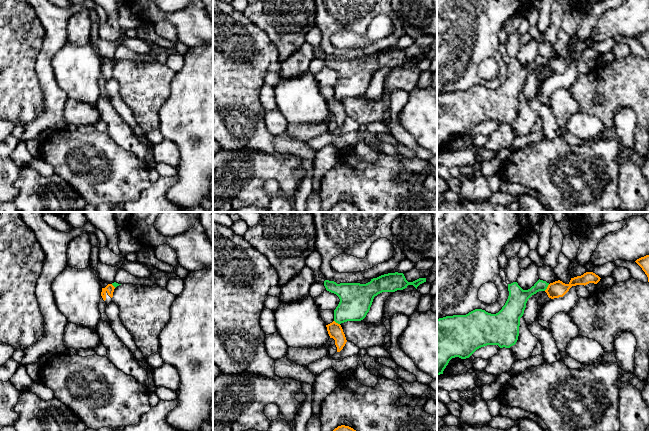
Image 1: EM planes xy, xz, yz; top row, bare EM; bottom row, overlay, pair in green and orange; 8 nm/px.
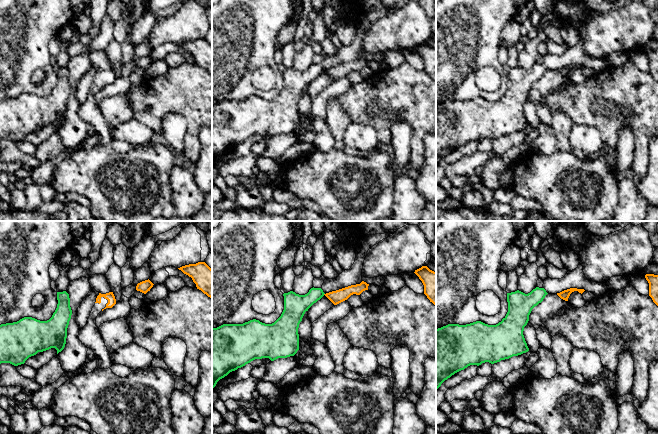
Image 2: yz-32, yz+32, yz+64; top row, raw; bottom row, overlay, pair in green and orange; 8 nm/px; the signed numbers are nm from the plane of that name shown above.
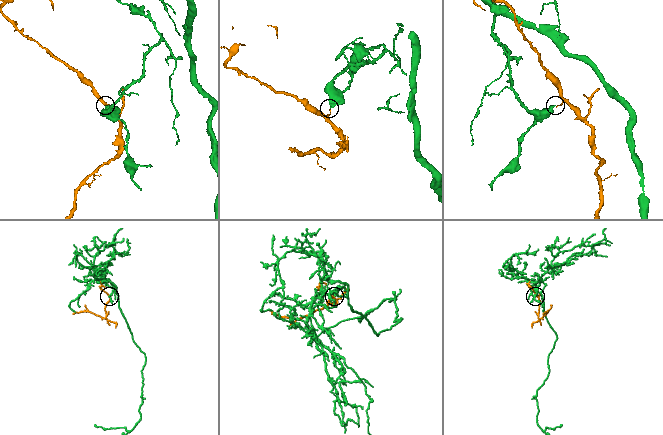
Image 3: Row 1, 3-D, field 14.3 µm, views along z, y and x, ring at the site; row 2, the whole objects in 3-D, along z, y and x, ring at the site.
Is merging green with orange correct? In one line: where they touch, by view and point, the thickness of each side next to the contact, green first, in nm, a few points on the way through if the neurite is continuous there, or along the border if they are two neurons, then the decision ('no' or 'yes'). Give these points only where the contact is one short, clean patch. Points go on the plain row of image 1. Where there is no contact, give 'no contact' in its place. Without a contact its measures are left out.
yz (547, 62) | 150/130 nm | along yz (549, 60), (544, 66) | no

